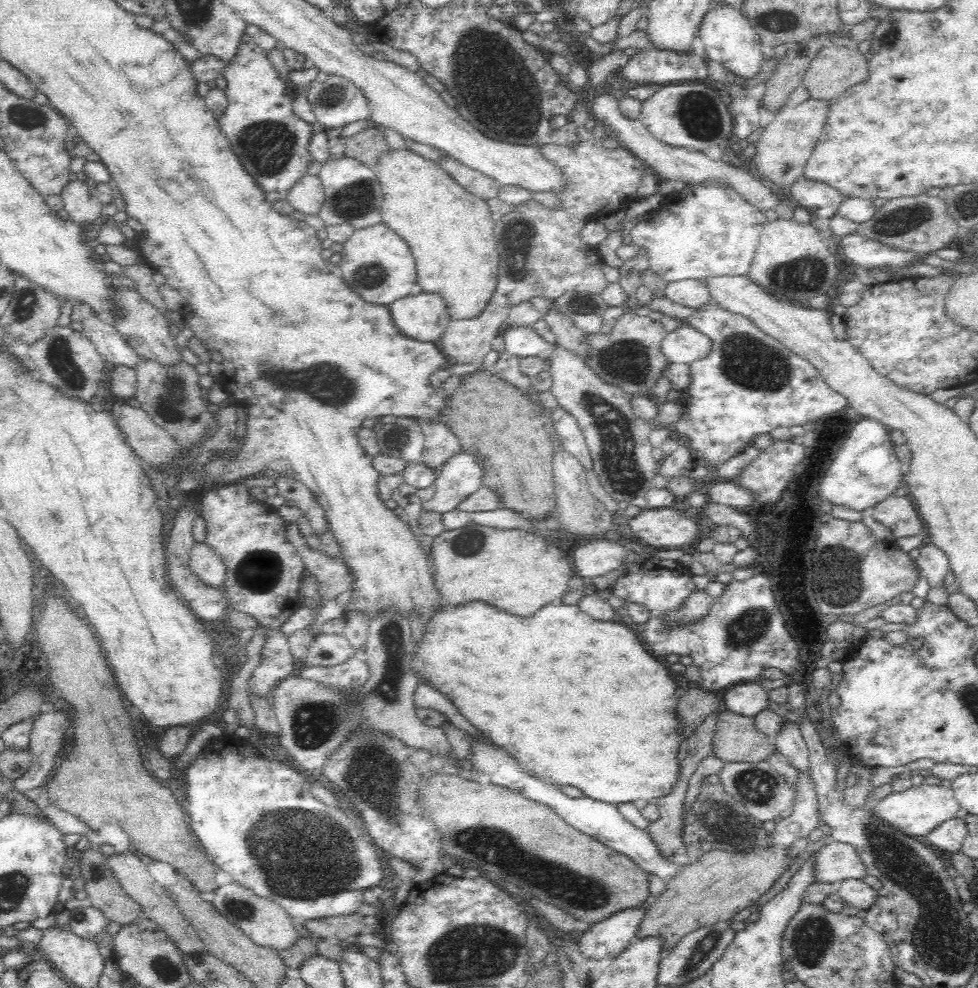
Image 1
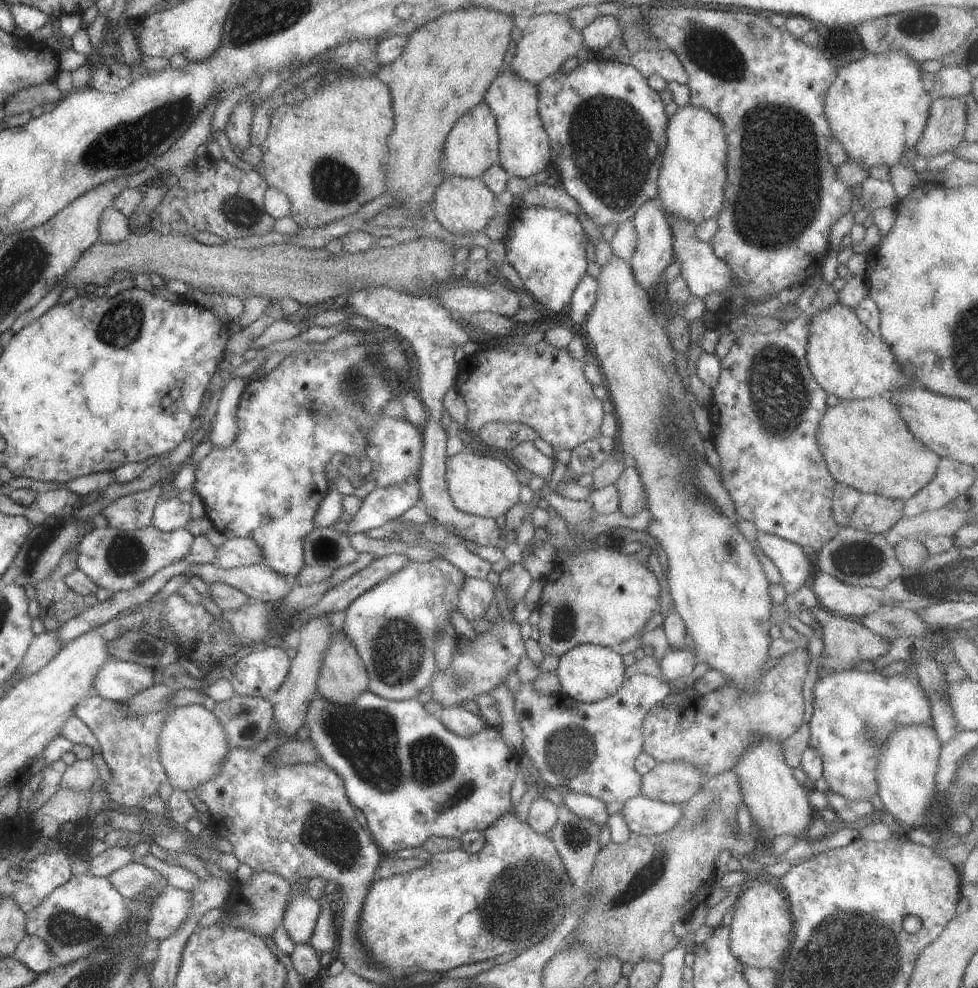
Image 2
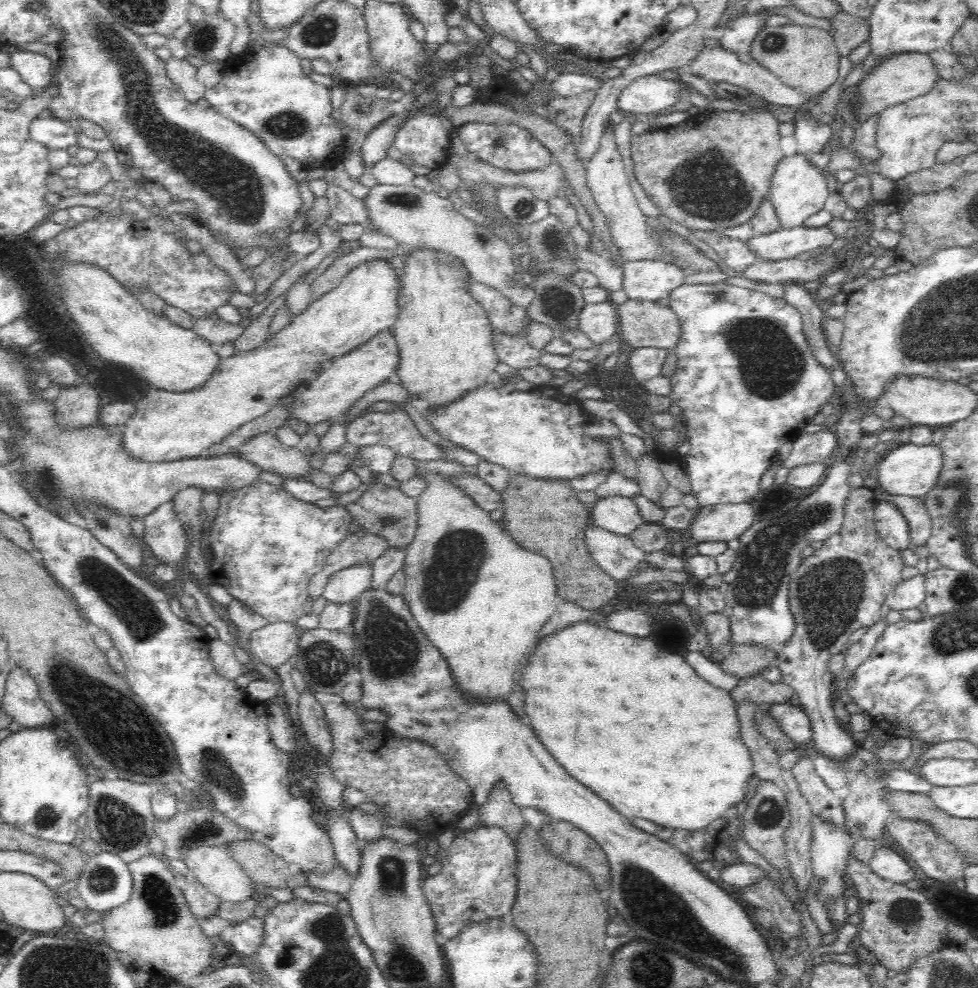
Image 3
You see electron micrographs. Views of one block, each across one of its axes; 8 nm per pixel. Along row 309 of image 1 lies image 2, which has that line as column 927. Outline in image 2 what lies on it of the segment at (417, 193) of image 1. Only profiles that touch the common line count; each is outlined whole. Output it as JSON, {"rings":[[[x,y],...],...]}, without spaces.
{"rings":[[[885,396],[839,399],[836,405],[827,407],[816,438],[824,464],[838,484],[903,501],[934,478],[940,458],[910,432],[896,406]]]}

